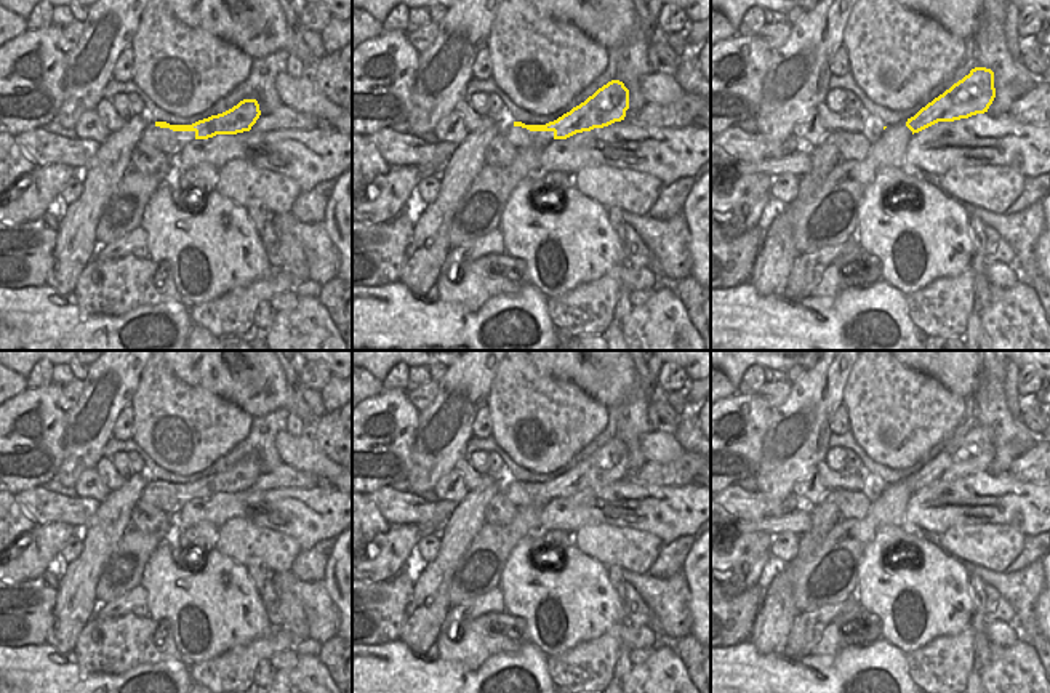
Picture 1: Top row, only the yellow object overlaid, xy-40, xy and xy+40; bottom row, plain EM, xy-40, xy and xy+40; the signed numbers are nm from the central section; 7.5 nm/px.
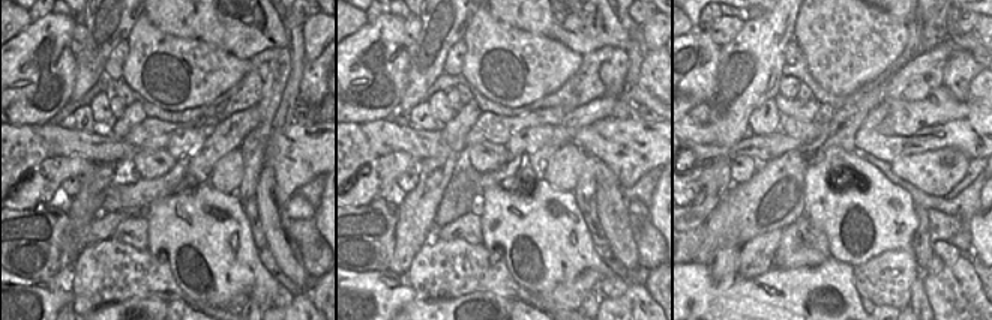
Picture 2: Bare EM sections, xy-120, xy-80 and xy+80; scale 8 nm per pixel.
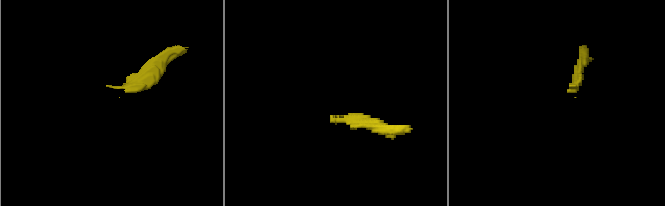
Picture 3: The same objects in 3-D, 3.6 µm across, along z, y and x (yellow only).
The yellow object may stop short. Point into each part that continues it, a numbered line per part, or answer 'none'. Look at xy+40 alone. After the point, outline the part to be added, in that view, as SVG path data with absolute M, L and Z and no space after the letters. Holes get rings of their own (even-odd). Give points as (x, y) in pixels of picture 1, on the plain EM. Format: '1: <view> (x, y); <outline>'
1: xy+40 (828, 576); M906 480L887 485L863 519L840 519L807 560L796 557L788 562L799 613L845 602L856 591L861 555L877 531L904 525L906 504L912 495Z

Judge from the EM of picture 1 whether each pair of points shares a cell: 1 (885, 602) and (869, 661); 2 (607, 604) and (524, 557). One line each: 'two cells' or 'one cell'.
1: two cells
2: one cell

